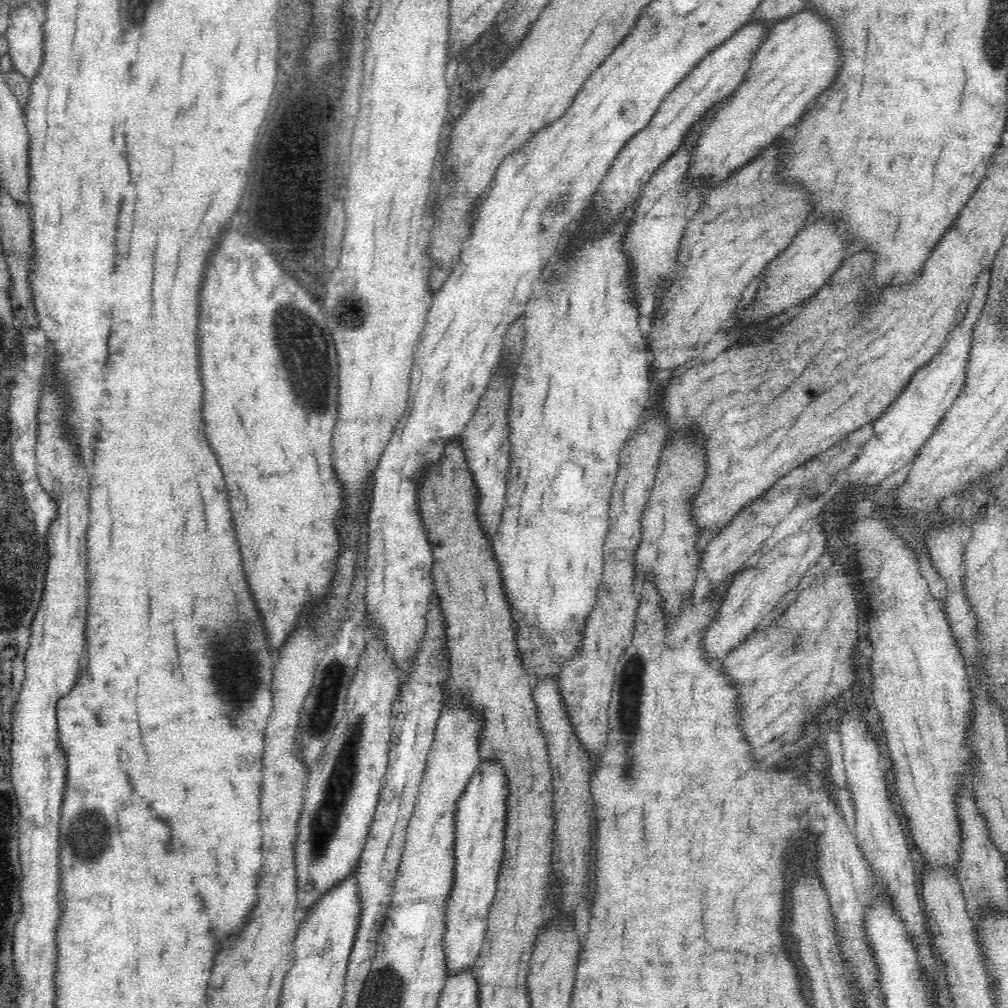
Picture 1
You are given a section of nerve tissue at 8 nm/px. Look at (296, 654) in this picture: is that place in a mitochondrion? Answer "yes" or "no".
no

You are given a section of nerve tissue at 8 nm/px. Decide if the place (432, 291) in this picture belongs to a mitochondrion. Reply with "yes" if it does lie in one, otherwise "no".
no

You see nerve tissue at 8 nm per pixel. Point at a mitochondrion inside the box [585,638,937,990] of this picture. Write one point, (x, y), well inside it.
(632, 692)

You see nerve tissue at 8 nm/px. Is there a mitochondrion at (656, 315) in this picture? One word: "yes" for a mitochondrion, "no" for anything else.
no

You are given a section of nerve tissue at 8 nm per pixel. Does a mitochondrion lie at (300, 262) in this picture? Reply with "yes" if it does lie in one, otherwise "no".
no

